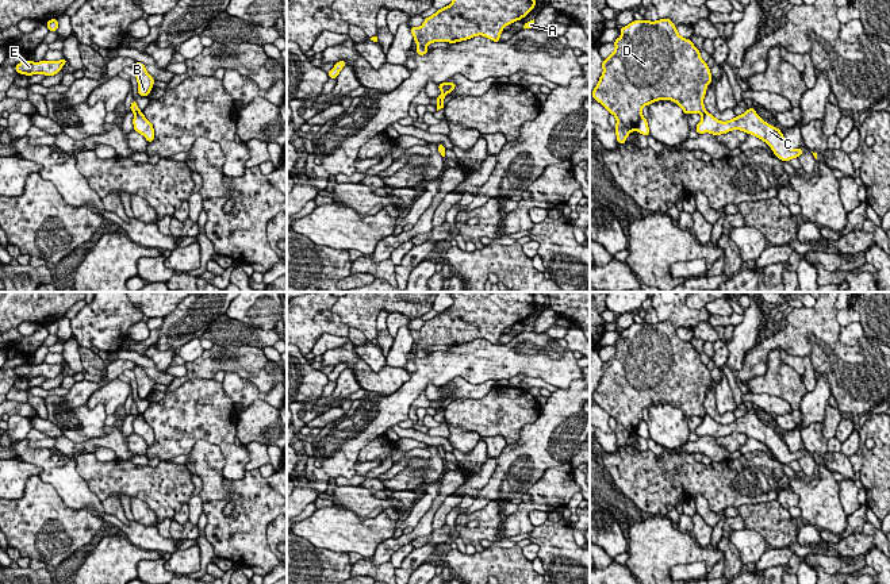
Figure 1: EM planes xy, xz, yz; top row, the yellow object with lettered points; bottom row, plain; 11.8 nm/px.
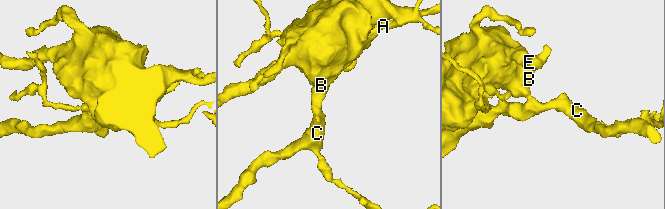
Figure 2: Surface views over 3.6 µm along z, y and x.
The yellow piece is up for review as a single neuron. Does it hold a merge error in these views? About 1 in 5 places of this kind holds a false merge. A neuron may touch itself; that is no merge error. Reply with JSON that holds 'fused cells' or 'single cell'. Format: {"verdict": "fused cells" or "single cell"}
{"verdict": "fused cells"}

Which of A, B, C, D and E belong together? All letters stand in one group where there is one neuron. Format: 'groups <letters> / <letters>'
groups A C / B D E

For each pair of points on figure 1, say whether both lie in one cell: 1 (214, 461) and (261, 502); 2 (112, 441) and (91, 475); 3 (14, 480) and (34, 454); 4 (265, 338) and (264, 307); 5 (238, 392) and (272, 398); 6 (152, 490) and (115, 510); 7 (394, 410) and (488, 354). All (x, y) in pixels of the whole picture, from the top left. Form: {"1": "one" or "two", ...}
{"1": "one", "2": "two", "3": "two", "4": "two", "5": "one", "6": "two", "7": "one"}

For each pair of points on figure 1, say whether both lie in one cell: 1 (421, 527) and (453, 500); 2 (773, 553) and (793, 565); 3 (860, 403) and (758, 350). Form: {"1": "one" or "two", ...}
{"1": "two", "2": "two", "3": "one"}

